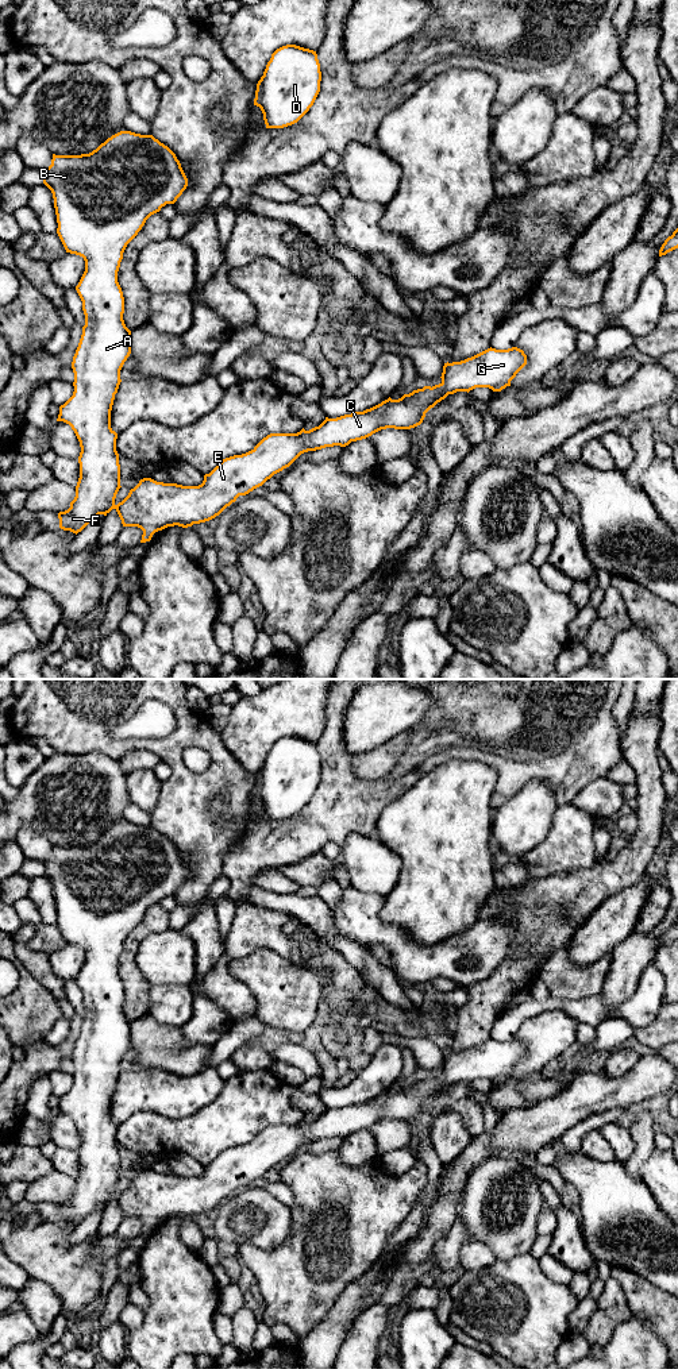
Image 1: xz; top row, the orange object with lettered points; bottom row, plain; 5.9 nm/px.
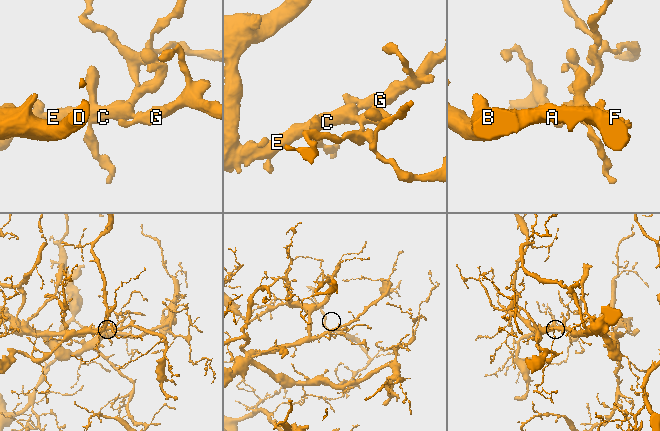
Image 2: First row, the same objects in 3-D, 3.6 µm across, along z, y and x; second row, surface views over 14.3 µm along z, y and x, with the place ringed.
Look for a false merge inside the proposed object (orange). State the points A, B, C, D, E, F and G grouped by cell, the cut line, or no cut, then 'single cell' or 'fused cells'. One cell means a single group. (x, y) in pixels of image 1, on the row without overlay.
A B C D E F G | no cut | single cell

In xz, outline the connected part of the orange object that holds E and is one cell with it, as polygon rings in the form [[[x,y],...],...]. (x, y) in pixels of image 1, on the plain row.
[[[120,822],[96,841],[81,847],[55,847],[43,863],[43,875],[51,882],[57,906],[57,925],[66,944],[84,949],[85,963],[76,977],[82,992],[85,1017],[73,1048],[73,1087],[59,1098],[57,1112],[63,1112],[74,1122],[81,1144],[78,1148],[80,1169],[76,1188],[70,1199],[58,1204],[59,1219],[73,1225],[81,1223],[99,1206],[107,1207],[115,1200],[123,1218],[138,1218],[143,1222],[140,1234],[150,1233],[153,1226],[167,1218],[188,1219],[219,1207],[239,1187],[246,1187],[262,1177],[274,1165],[289,1158],[301,1145],[325,1138],[346,1138],[386,1121],[411,1121],[420,1117],[425,1104],[448,1085],[489,1079],[501,1083],[527,1056],[523,1041],[488,1040],[461,1053],[444,1054],[442,1073],[424,1077],[404,1085],[398,1091],[390,1088],[366,1100],[328,1110],[309,1122],[297,1125],[270,1125],[251,1142],[223,1150],[199,1177],[157,1173],[143,1169],[128,1187],[115,1195],[120,1177],[120,1156],[116,1142],[118,1125],[111,1119],[111,1102],[118,1084],[120,1061],[131,1045],[131,1022],[123,1011],[124,988],[118,973],[118,963],[127,936],[138,926],[146,911],[166,895],[174,895],[188,878],[188,869],[176,845],[153,826]]]

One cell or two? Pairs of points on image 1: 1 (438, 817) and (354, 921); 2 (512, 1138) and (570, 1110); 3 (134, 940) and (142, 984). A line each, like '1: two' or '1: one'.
1: two
2: one
3: one

